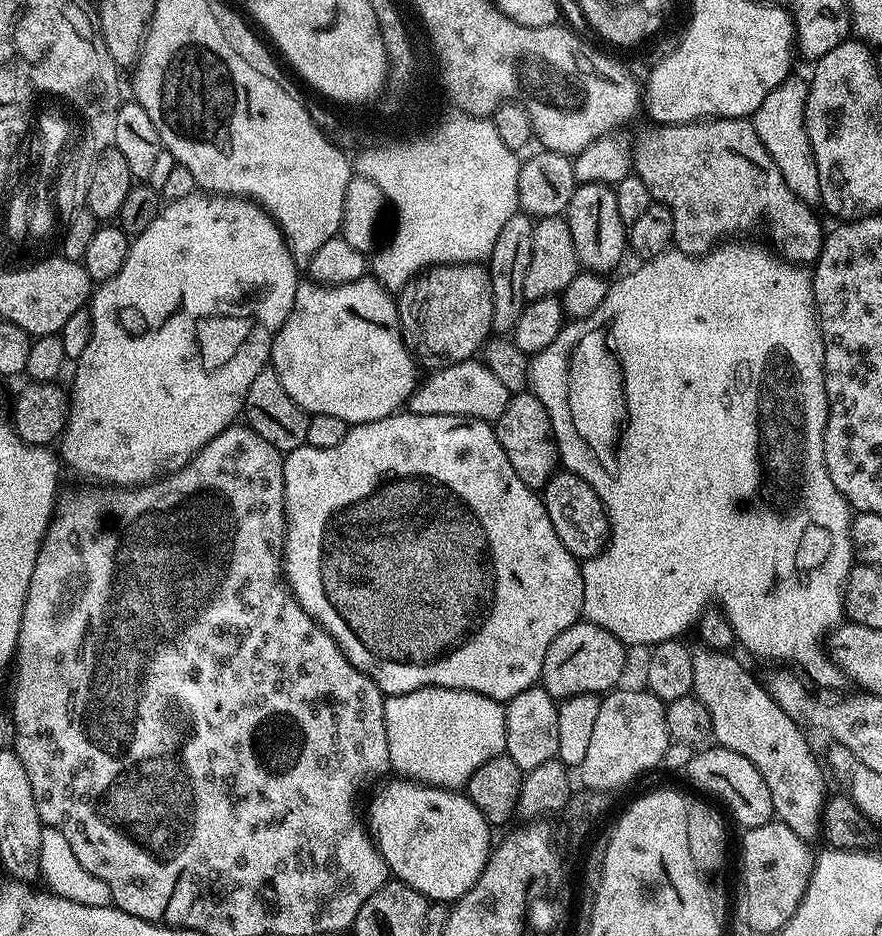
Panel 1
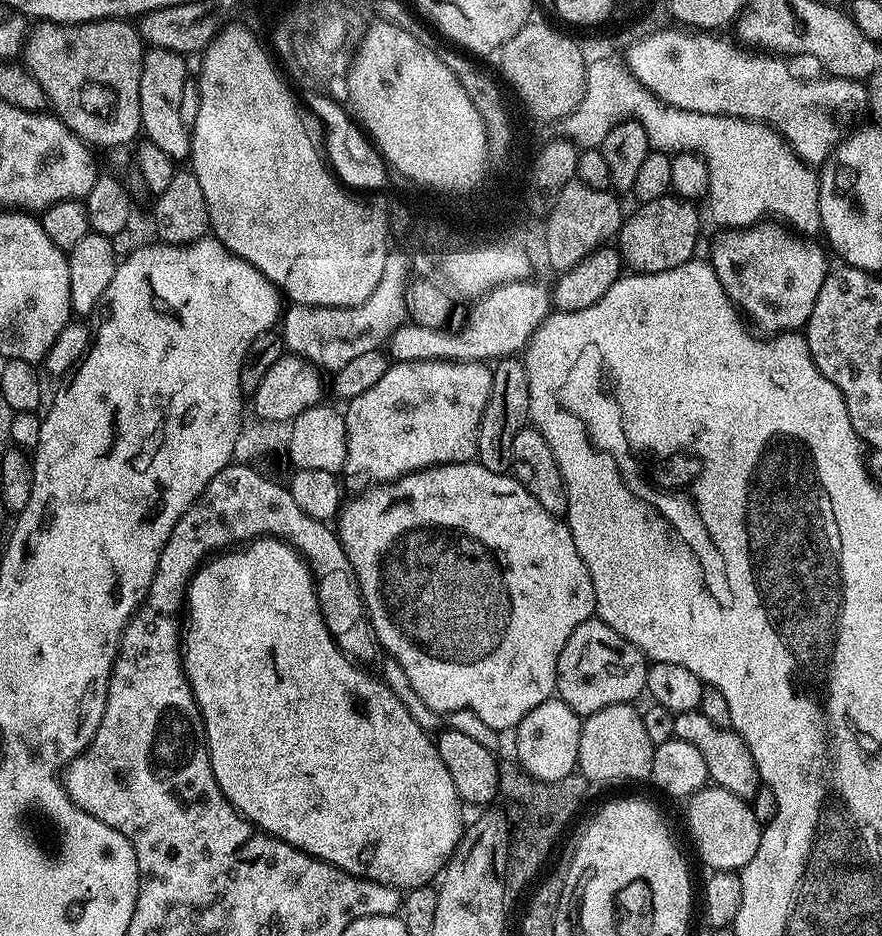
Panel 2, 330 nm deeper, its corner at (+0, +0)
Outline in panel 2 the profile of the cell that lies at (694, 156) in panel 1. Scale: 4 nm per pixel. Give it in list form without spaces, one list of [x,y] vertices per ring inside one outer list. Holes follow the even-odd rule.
[[[774,222],[728,230],[722,235],[712,248],[710,263],[718,274],[718,282],[722,282],[722,290],[726,290],[737,309],[749,321],[752,319],[764,334],[803,329],[814,310],[814,302],[818,302],[818,290],[822,290],[822,282],[830,271],[823,252],[806,241],[809,239],[791,234]]]

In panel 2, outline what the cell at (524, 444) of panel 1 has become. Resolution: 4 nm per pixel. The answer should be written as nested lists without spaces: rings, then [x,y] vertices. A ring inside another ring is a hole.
[[[505,358],[495,361],[492,368],[490,398],[486,402],[486,410],[482,414],[476,443],[478,462],[482,466],[486,466],[486,470],[507,473],[511,469],[510,446],[514,446],[514,434],[518,434],[518,430],[522,430],[529,423],[529,406],[530,386],[526,378],[523,359]]]

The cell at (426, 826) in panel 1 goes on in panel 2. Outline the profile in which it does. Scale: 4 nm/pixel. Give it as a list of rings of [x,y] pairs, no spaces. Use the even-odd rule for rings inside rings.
[[[250,540],[213,555],[196,569],[188,582],[186,593],[186,615],[182,620],[182,659],[188,685],[192,687],[204,723],[204,737],[208,743],[214,778],[222,794],[249,825],[256,827],[257,824],[261,833],[276,836],[282,842],[317,856],[335,868],[379,884],[388,884],[391,888],[407,890],[423,884],[431,885],[437,879],[448,857],[459,849],[460,837],[466,831],[464,808],[455,789],[454,779],[439,756],[435,739],[413,718],[410,710],[406,710],[394,690],[390,690],[390,686],[379,675],[371,676],[367,667],[346,655],[334,642],[330,630],[326,630],[324,616],[320,613],[314,573],[308,561],[287,540]]]

